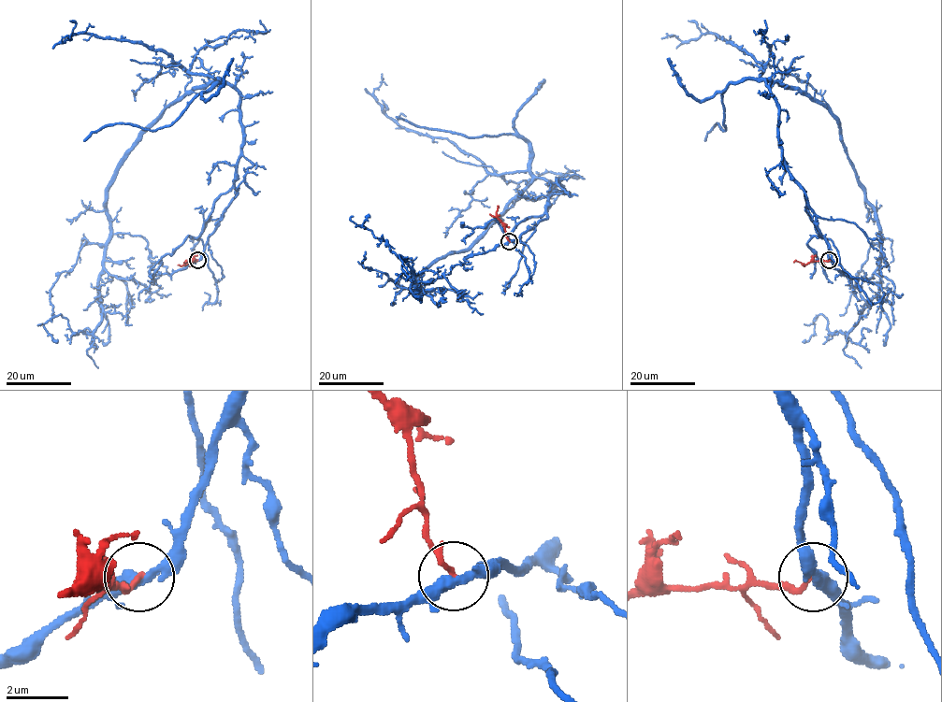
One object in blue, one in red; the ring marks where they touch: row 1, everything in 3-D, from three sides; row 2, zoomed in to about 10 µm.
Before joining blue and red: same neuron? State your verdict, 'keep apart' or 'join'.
keep apart

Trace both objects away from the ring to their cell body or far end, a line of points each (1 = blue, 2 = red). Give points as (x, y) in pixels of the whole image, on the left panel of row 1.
1: (197, 260), (236, 194), (239, 94), (223, 81), (172, 102), (118, 170), (101, 322), (52, 317), (57, 342)
2: (197, 260), (185, 265), (185, 262)

